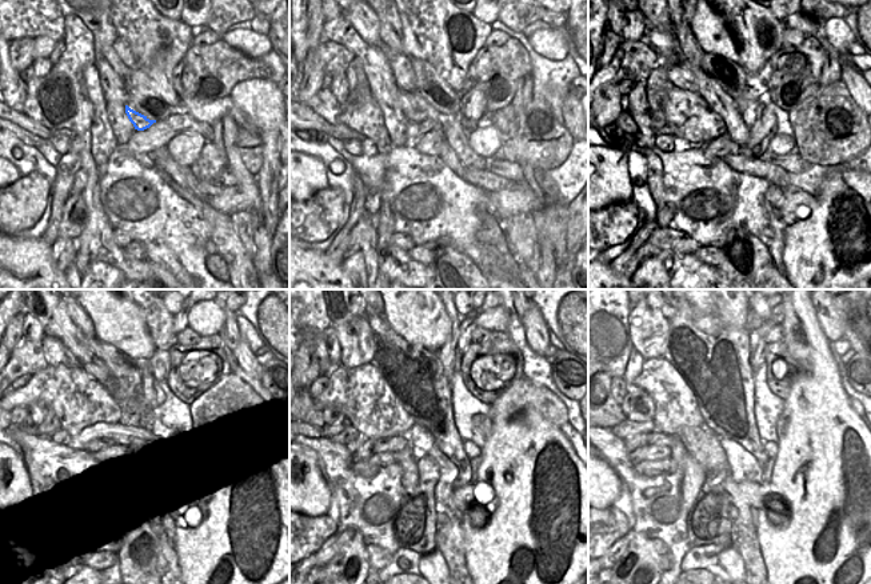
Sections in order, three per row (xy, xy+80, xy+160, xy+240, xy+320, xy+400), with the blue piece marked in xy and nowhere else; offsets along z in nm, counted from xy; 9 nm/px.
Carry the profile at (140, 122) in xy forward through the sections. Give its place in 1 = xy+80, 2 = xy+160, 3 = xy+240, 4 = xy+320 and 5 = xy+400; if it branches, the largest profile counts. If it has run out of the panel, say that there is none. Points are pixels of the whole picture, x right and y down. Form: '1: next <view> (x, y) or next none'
1: next xy+80 (420, 123)
2: next xy+160 (688, 118)
3: next xy+240 (78, 400)
4: next xy+320 (363, 394)
5: next xy+400 (675, 406)

